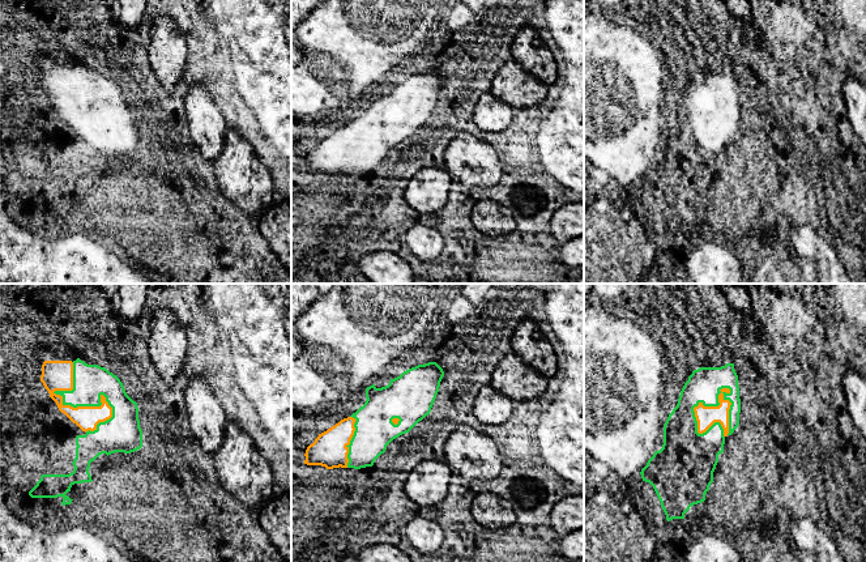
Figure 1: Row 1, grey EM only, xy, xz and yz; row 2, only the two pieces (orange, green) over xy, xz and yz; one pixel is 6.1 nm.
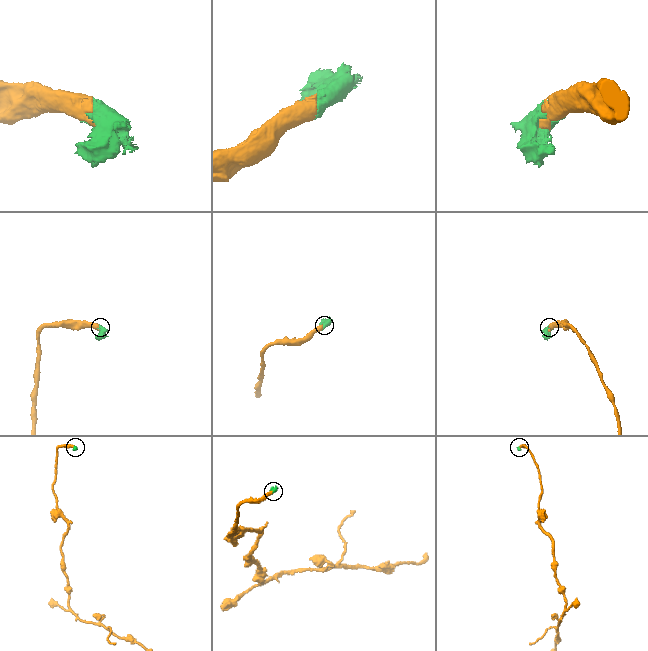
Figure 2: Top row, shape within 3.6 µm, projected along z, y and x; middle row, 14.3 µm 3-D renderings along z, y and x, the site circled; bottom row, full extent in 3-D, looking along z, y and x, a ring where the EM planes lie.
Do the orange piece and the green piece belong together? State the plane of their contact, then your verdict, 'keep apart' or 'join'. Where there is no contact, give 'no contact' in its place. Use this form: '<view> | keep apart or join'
yz | join

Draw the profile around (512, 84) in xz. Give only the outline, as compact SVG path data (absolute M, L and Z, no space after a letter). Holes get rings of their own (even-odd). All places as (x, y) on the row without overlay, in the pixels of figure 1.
M509 59L498 69L490 93L512 108L530 108L546 98L547 85Z

